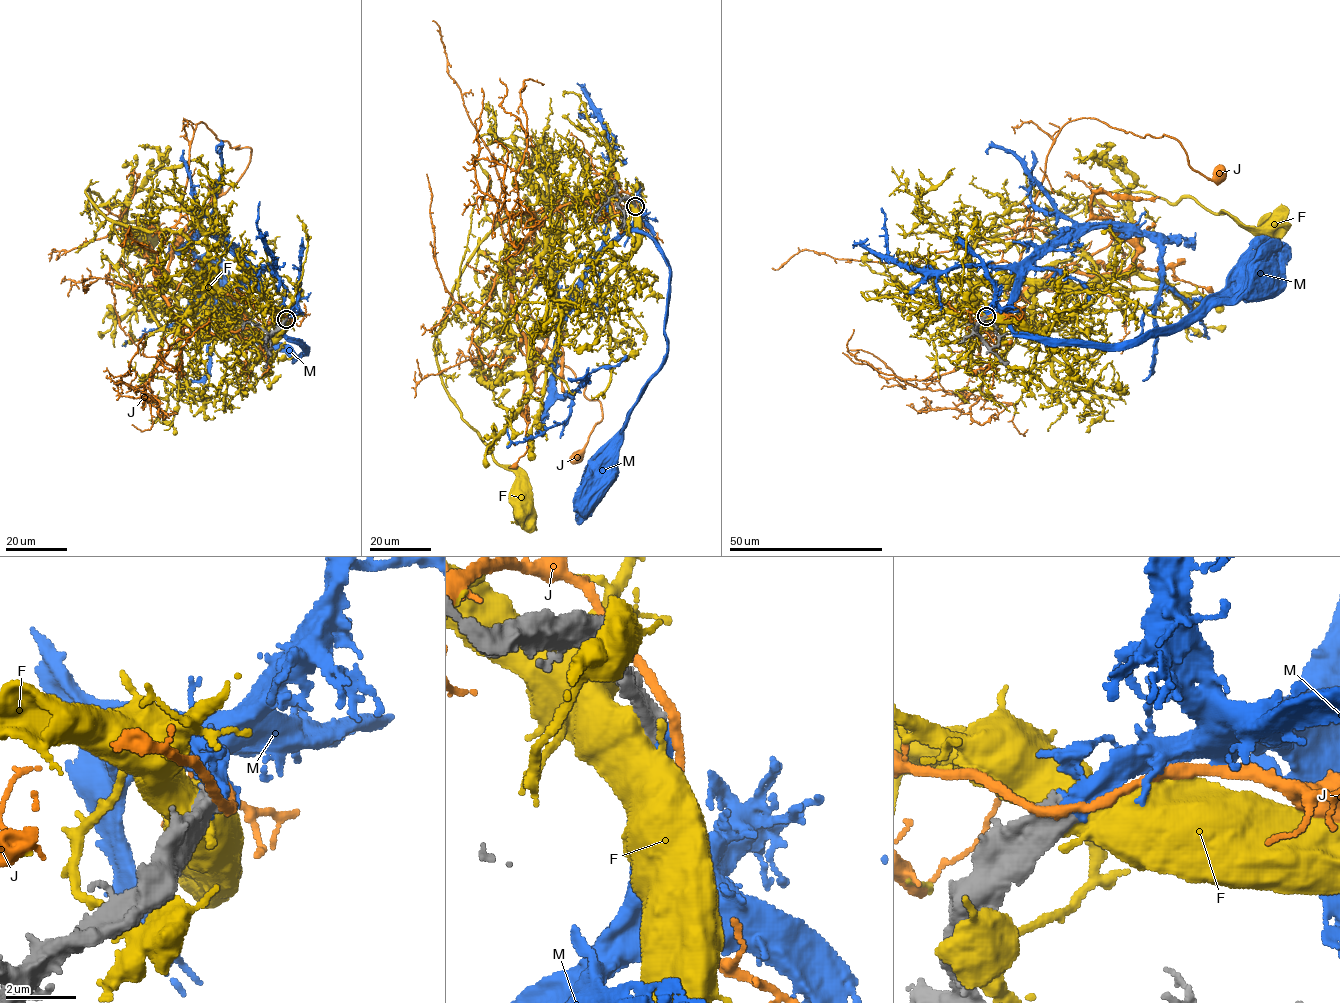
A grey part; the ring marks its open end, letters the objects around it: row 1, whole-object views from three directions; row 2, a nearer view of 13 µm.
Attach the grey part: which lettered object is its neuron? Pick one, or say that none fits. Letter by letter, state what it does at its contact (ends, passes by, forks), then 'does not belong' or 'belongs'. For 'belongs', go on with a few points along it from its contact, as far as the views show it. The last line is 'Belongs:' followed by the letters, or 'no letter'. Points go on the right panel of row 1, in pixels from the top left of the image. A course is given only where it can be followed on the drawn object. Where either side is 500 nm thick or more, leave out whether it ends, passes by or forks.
F: does not belong
J: does not belong
M: belongs; it runs (986, 316), (1002, 311), (1008, 326), (1018, 335), (1052, 344), (1139, 342), (1227, 299), (1254, 275)
Belongs: M

